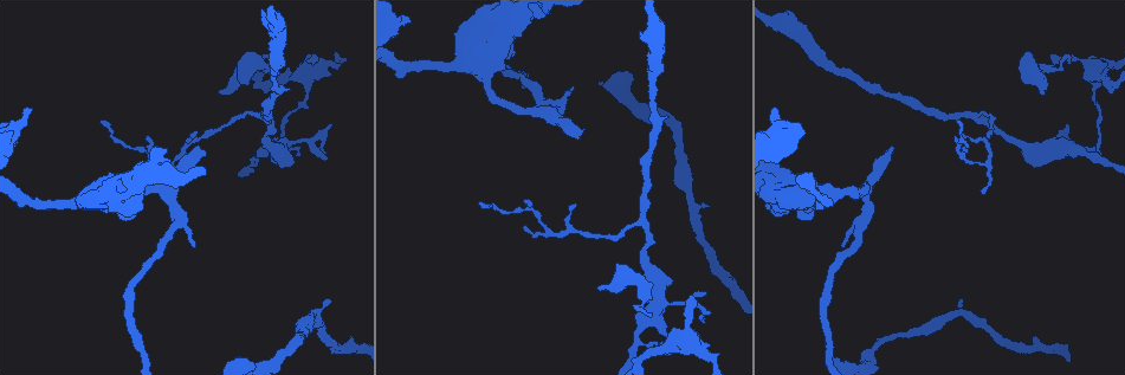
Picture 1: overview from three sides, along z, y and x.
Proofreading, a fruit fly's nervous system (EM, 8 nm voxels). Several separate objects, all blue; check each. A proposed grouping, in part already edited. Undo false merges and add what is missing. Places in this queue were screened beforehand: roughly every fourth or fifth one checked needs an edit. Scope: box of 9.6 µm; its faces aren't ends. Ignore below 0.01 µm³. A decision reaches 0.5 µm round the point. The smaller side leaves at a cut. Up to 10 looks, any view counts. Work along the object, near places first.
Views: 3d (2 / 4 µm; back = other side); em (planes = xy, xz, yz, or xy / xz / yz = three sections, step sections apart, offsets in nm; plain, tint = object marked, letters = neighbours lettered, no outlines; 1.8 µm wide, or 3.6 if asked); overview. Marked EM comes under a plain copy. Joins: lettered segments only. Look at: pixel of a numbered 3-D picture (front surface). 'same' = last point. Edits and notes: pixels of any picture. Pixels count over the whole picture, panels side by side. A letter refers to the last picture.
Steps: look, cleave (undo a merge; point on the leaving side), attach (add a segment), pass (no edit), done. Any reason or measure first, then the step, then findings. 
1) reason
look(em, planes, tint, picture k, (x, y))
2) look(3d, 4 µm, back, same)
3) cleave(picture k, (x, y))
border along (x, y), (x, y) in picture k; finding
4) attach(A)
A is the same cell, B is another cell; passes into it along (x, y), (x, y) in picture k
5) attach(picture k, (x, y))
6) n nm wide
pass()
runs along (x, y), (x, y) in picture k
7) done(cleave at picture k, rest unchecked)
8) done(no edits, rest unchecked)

tapers out
look(3d, 4 µm, picture 1, (528, 201))

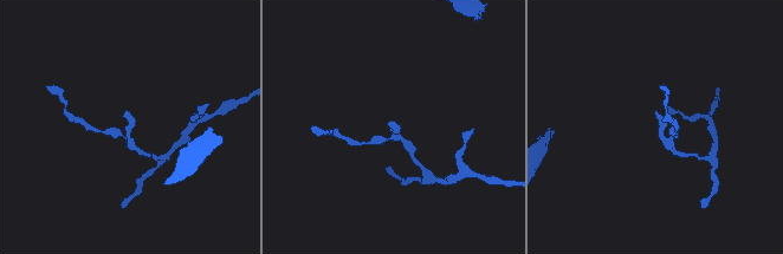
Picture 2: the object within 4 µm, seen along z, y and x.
need the tissue
look(em, planes, letters, picture 2, (659, 112))

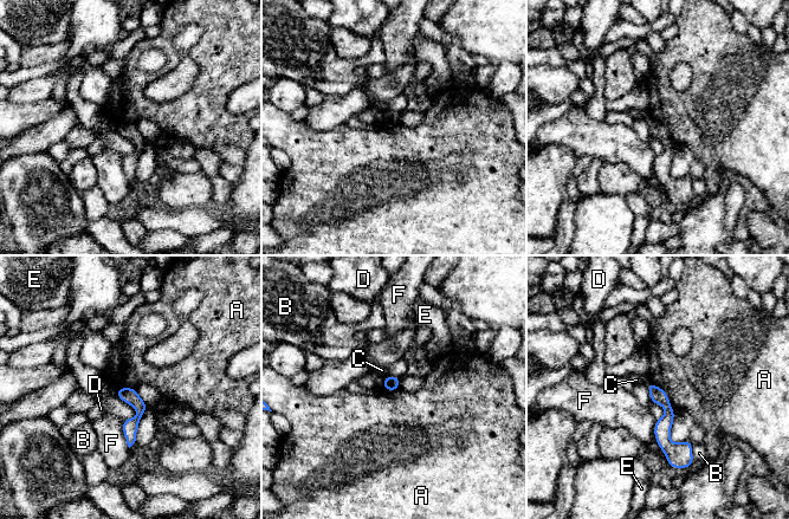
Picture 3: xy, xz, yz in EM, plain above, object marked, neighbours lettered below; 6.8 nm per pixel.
pass()
A, B, C, D, E and F are other cells; no lettered segment goes on from it

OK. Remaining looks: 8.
an open end
look(3d, 2 µm, picture 1, (892, 147))

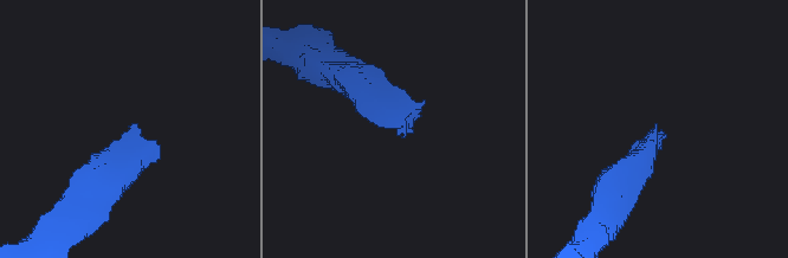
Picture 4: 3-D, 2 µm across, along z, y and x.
look(em, xy, step 16, letters, picture 4, (402, 129))

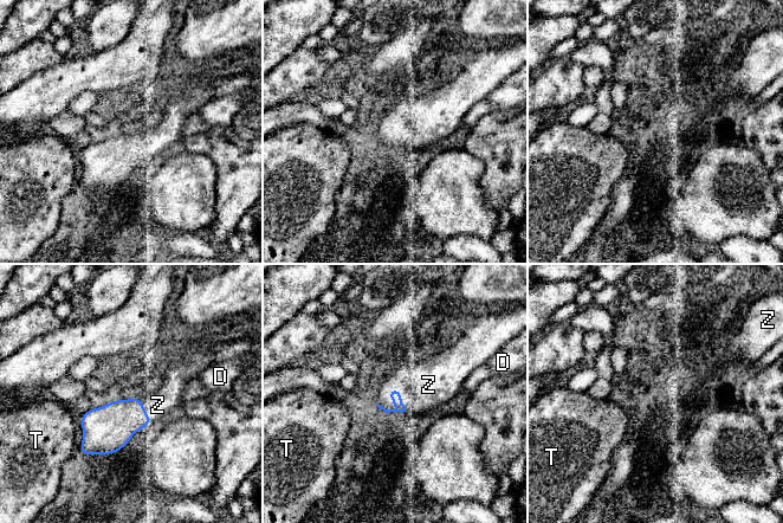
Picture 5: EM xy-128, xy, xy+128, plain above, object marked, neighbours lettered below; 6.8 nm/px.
another direction
look(em, planes, letters, same)

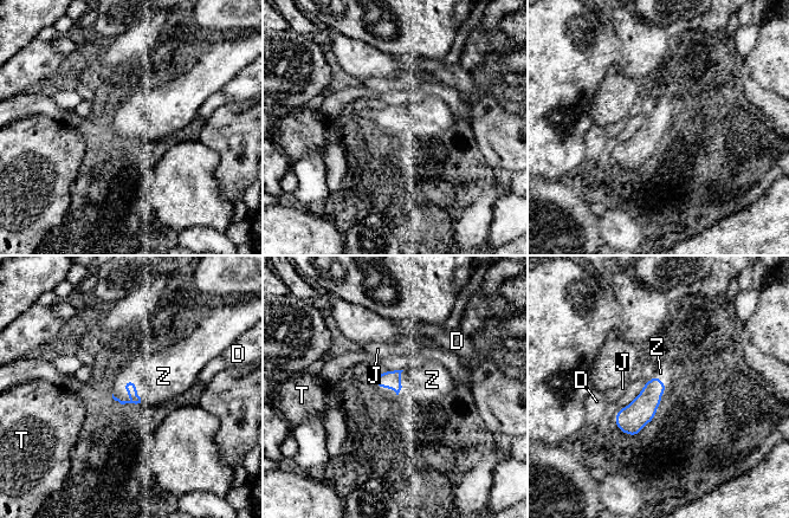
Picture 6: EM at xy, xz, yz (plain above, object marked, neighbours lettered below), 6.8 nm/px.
Z touches over 180 nm
attach(Z)
Z is the same cell, D, J and T are other cells; the cell continues

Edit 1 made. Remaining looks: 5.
redraw
look(overview)

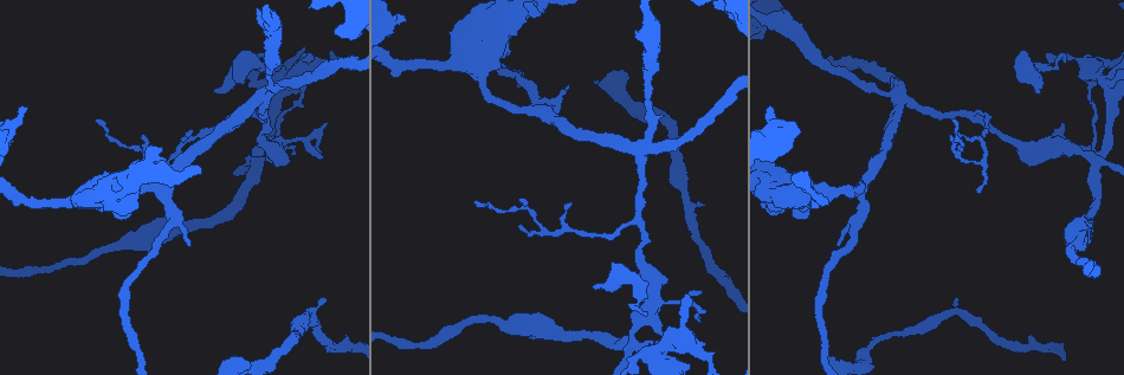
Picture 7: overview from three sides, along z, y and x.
look(em, yz, step 16, letters, picture 7, (214, 89))

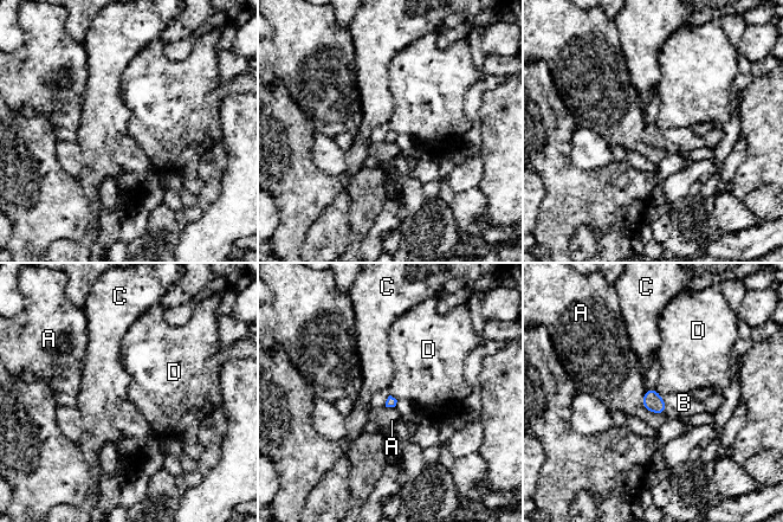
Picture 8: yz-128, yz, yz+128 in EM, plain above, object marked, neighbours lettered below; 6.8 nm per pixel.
another direction
look(em, planes, letters, same)

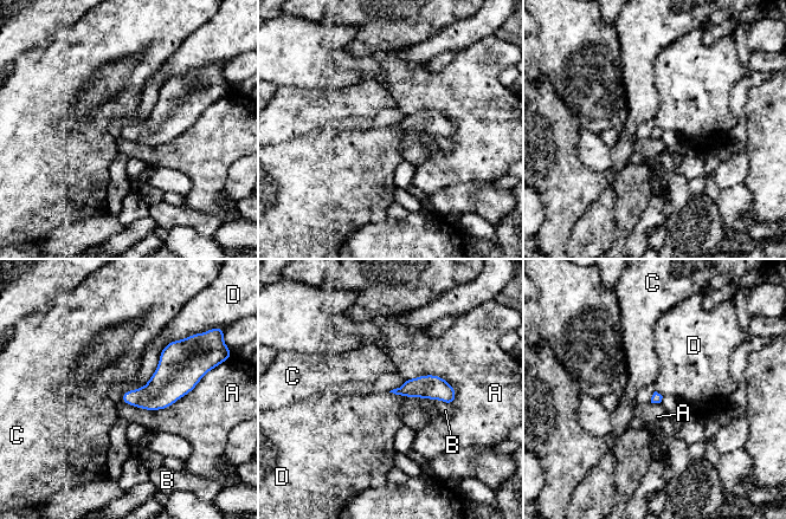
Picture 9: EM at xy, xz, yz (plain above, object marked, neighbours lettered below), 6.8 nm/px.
pass()
A, B, C and D are other cells; border along (187, 337), (171, 341), (160, 352) in picture 9; none of them fits

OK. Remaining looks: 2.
done(attach at picture 6, rest unchecked)

